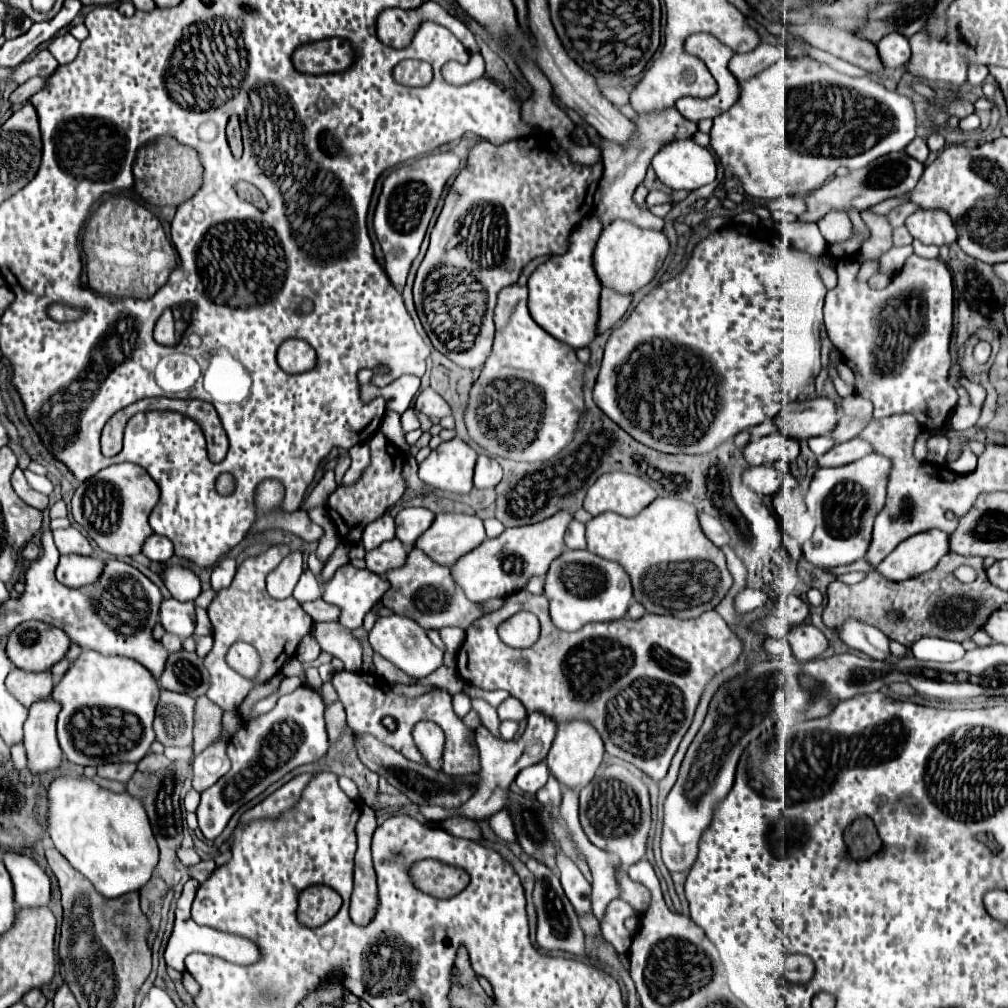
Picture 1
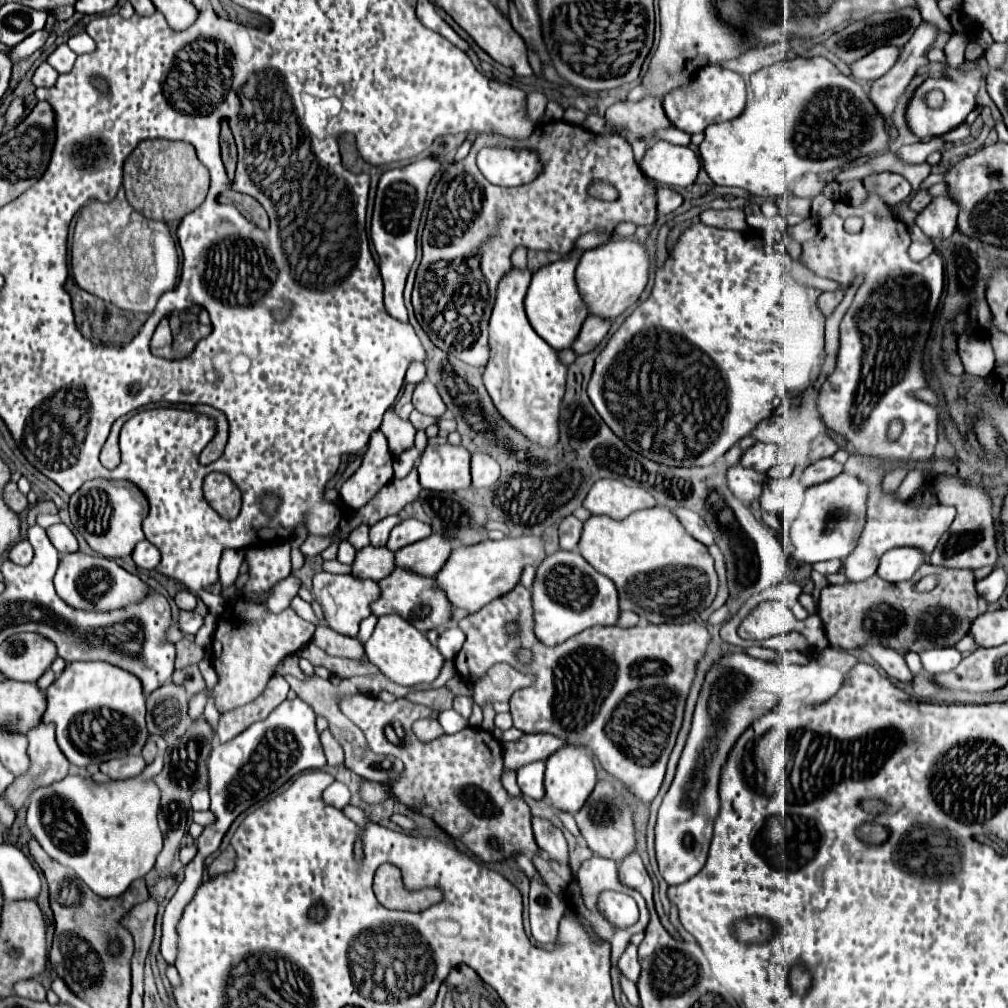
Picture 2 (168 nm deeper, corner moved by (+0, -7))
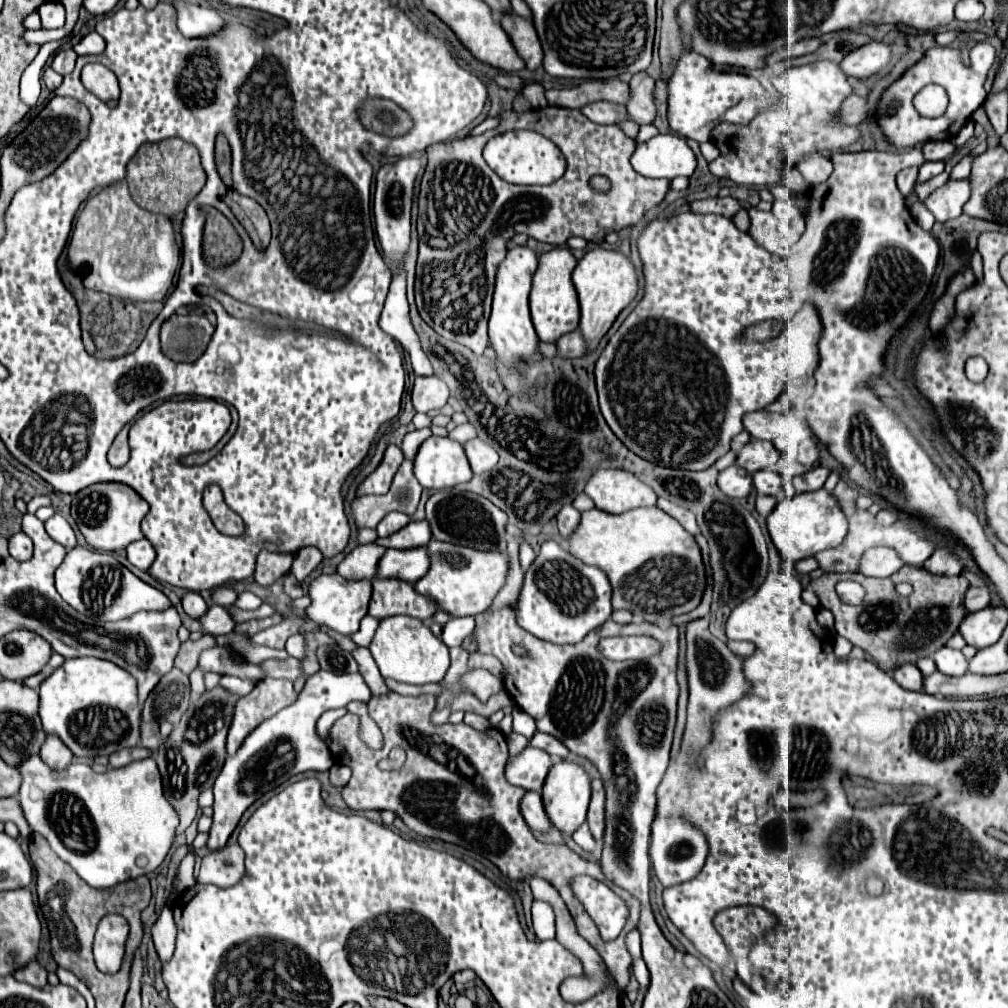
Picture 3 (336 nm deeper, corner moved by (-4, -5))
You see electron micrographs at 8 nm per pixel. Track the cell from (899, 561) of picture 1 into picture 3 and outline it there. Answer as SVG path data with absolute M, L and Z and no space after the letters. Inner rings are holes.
M871 548L863 554L861 558L861 572L865 576L875 576L875 578L887 578L895 572L899 572L905 564L901 562L899 554L891 548Z

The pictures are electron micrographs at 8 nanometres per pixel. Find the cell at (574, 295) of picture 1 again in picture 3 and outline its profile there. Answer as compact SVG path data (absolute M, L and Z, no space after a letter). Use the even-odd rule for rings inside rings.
M553 248L539 258L539 268L533 276L529 302L531 302L531 320L541 342L557 342L563 334L569 334L579 328L577 324L579 324L581 312L579 312L577 292L571 282L571 274L575 266L577 266L577 260L569 248Z

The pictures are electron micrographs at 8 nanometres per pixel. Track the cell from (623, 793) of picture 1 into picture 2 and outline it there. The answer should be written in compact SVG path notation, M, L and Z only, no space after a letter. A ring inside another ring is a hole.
M607 780L597 782L595 790L587 798L587 804L575 814L575 820L587 846L597 856L619 862L623 860L623 856L635 850L635 828L633 828L633 812L629 808L629 794L625 794L625 790L617 790L617 786L613 786L611 782Z

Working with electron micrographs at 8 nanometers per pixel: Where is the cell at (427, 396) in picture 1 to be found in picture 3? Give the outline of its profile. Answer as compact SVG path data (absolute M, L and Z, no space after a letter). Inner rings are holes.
M417 376L411 396L417 412L429 412L429 410L439 410L447 404L449 390L445 382L435 376L427 376L427 378Z

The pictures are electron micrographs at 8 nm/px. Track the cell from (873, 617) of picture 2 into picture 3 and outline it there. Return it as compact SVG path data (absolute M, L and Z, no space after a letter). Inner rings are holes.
M903 566L901 572L889 578L831 572L811 580L811 588L817 594L821 606L833 612L837 634L847 638L853 646L869 652L877 666L887 672L893 672L905 662L915 662L921 656L933 656L935 650L947 644L947 640L957 632L961 620L967 616L963 598L969 588L969 580L963 576L935 576L921 566ZM841 580L855 580L865 588L865 598L859 606L841 602L835 592L837 582ZM897 582L909 582L915 590L909 596L899 596L895 590Z

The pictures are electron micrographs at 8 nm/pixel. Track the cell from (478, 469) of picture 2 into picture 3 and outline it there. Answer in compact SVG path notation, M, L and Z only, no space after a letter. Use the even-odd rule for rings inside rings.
M473 438L465 444L465 454L469 458L473 474L491 472L499 462L499 454L489 444L481 442L479 438Z

